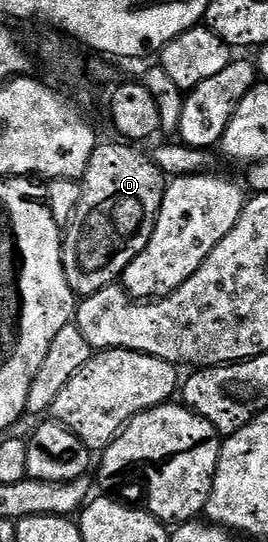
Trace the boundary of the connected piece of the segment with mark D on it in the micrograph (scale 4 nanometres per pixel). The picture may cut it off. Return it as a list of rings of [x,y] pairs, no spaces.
[[[118,143],[119,145],[103,145],[96,144],[93,155],[89,159],[89,167],[85,171],[85,175],[81,179],[83,190],[81,191],[81,203],[77,203],[75,213],[71,216],[70,225],[66,226],[65,236],[63,237],[63,266],[65,267],[65,279],[69,279],[69,287],[80,298],[93,295],[97,291],[101,291],[105,287],[116,284],[122,278],[125,267],[129,267],[129,263],[133,263],[133,259],[137,259],[137,255],[141,255],[141,251],[145,251],[145,247],[149,243],[149,239],[153,235],[153,227],[157,215],[161,211],[161,203],[163,202],[163,191],[165,188],[165,175],[156,167],[154,160],[150,156],[147,157],[143,153],[138,153],[138,148],[132,147],[127,143]]]

